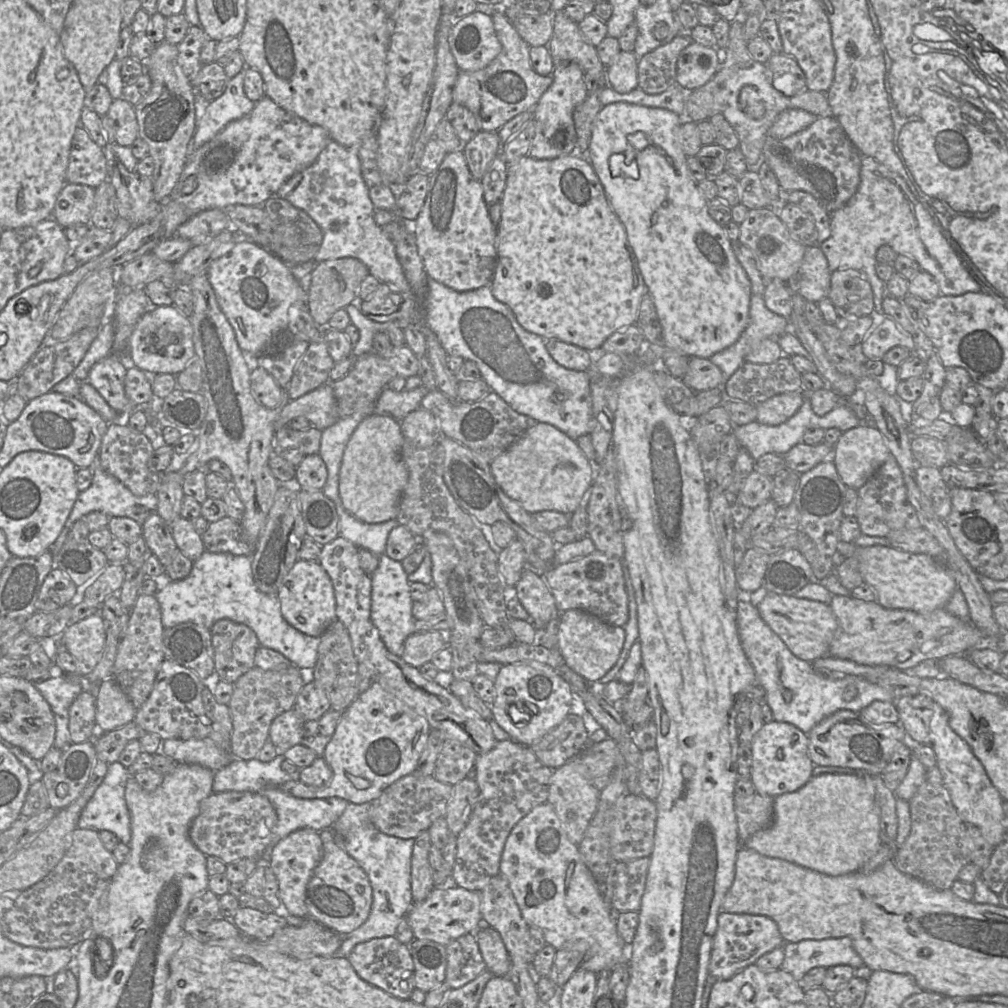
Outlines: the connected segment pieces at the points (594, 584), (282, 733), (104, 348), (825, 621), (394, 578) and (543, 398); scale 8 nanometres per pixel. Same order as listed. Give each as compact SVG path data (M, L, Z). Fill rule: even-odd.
M595 550L578 560L552 567L544 575L558 610L582 610L613 626L623 627L628 620L628 597L622 571L622 559Z
M293 708L273 720L269 739L276 747L277 755L284 755L288 749L300 744L313 750L317 757L323 756L341 715L342 711L330 709L318 720L306 720Z
M106 319L99 327L99 333L91 343L85 356L72 375L79 381L87 381L91 368L100 360L112 354L114 342L114 325L112 319Z
M766 592L757 608L766 624L783 640L789 650L798 658L813 662L829 655L829 647L837 630L837 619L829 604Z
M386 553L379 556L379 565L371 575L371 620L380 633L380 638L391 653L400 656L408 636L415 632L412 614L413 600L410 595L410 581L402 563L391 559Z
M428 277L428 293L424 302L424 320L437 335L448 356L459 356L477 365L482 379L510 407L537 422L549 423L571 439L590 433L592 398L588 371L567 369L558 364L546 348L546 340L525 330L511 309L492 294L491 286L458 292Z

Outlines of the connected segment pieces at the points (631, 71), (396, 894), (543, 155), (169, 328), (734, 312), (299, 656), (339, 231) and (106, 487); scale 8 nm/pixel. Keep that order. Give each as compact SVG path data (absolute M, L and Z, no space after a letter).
M622 51L617 60L606 68L607 86L620 94L638 87L638 57L634 52Z
M370 802L363 804L348 803L346 809L338 820L331 827L337 837L337 841L346 850L346 852L357 861L359 866L365 871L372 887L372 907L367 920L357 929L350 933L350 938L342 941L337 955L348 957L353 948L362 942L374 938L395 936L397 926L401 919L405 917L413 905L413 896L411 888L411 860L414 846L414 839L402 839L380 832L369 818Z
M574 62L557 63L552 72L553 82L534 107L536 132L529 156L536 159L552 159L577 153L577 136L573 111L588 96L584 83L584 71Z
M152 307L139 319L129 340L128 361L145 372L177 375L195 358L193 328L176 307Z
M615 102L602 107L593 122L593 132L586 157L592 164L601 184L603 185L607 200L625 227L628 242L637 258L638 266L647 286L647 292L653 298L656 311L662 326L661 344L647 344L630 359L634 359L635 366L661 366L661 358L667 350L674 350L689 357L710 358L733 345L748 325L750 299L752 295L751 282L736 258L732 244L724 227L715 221L708 212L707 201L697 186L687 166L686 156L679 142L679 128L684 117L676 113L656 107L632 104L628 102Z
M205 550L200 558L193 562L192 570L185 579L172 581L164 573L164 578L160 580L161 588L154 596L159 602L161 620L165 629L183 622L192 622L210 629L216 621L230 619L250 627L258 637L261 646L280 652L305 673L313 671L317 662L320 637L306 635L292 627L281 613L278 596L265 594L257 588L253 580L251 556L212 553Z
M331 140L313 164L294 174L282 184L276 196L304 210L322 230L323 239L318 252L314 256L315 263L343 257L357 258L365 264L369 274L381 283L390 285L403 297L404 302L401 306L399 318L390 322L376 322L369 319L360 310L359 300L344 308L351 323L359 331L359 340L352 350L351 356L353 358L373 352L374 335L378 332L386 332L390 325L398 325L402 330L411 324L418 325L417 299L404 275L394 243L374 220L375 207L363 179L360 159L355 149Z
M99 455L98 460L91 468L93 473L93 480L91 485L83 492L80 492L77 500L72 508L72 511L54 544L51 546L50 551L51 553L57 553L63 544L66 542L67 535L69 531L71 530L73 524L77 521L82 519L85 515L87 515L90 512L93 511L101 511L105 514L107 514L109 517L128 517L136 522L138 522L140 525L142 525L145 520L154 513L157 513L157 507L158 507L158 499L156 494L148 494L145 496L136 496L134 495L123 483L121 483L116 477L112 476L111 474L107 473L99 464Z

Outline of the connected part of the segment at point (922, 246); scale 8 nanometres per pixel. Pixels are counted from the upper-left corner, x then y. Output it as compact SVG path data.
M862 156L859 186L855 194L843 207L831 213L830 236L818 245L827 258L831 272L838 269L852 268L866 274L873 290L875 305L874 312L869 316L873 316L875 320L885 316L882 310L882 301L887 295L886 282L881 280L876 273L876 265L878 263L876 252L883 245L891 246L897 254L912 257L918 263L920 269L934 276L942 295L962 295L967 292L982 291L982 287L972 277L943 232L938 226L935 226L934 218L929 210L919 197L911 191L906 181L870 156Z

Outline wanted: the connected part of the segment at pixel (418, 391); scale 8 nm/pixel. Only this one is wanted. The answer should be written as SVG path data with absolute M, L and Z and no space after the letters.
M423 385L400 392L385 387L376 402L374 413L402 421L410 412L421 407L421 401L428 392Z

